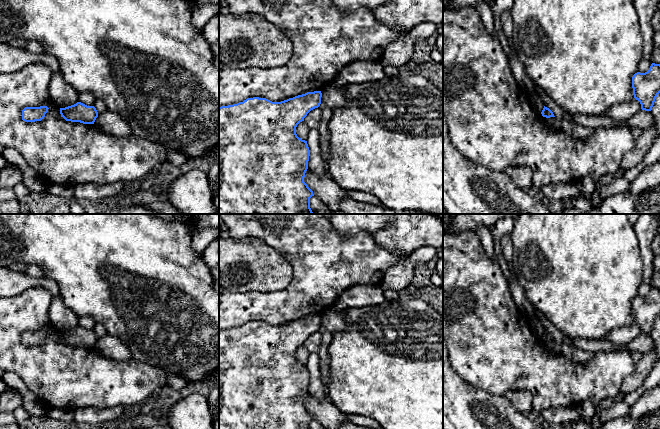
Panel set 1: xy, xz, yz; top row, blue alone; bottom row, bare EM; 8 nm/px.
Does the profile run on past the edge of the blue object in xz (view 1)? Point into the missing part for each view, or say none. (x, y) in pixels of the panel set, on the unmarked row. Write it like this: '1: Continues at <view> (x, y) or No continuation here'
1: No continuation here

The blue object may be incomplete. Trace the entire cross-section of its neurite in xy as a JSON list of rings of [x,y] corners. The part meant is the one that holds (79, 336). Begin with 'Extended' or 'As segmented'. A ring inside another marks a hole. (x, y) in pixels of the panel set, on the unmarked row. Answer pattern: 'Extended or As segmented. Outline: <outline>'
As segmented. Outline: [[[81,326],[60,332],[60,338],[66,345],[80,346],[83,348],[94,348],[98,341],[98,336],[94,330],[87,330]]]

